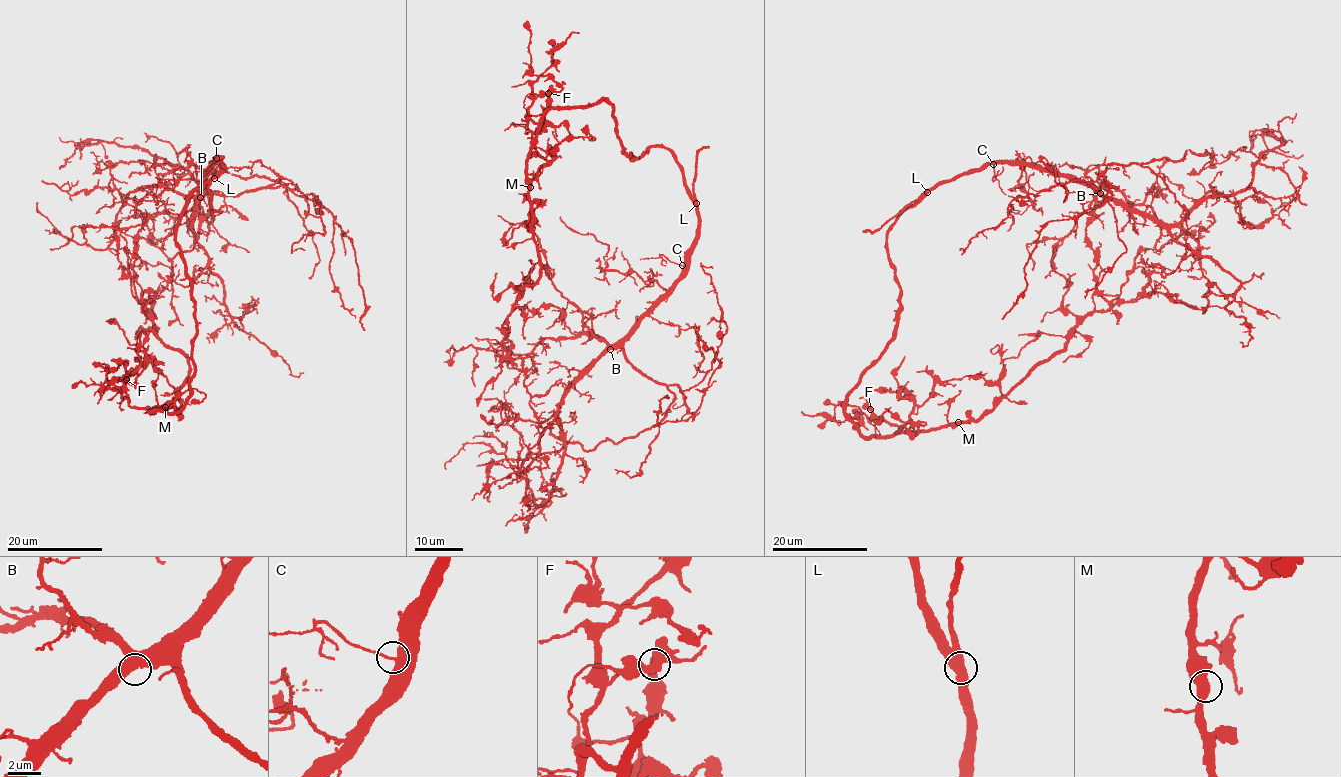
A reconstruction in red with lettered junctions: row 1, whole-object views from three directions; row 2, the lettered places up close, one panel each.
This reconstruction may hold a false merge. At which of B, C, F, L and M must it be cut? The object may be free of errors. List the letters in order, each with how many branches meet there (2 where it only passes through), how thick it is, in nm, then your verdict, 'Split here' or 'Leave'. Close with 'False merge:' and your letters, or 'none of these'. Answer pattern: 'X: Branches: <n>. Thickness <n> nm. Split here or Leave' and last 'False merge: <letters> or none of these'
B: Branches: 2. Thickness 600 nm. Leave
C: Branches: 2. Thickness 550 nm. Leave
F: Branches: 2. Thickness 550 nm. Leave
L: Branches: 2. Thickness 600 nm. Leave
M: Branches: 2. Thickness 550 nm. Leave
False merge: none of these

